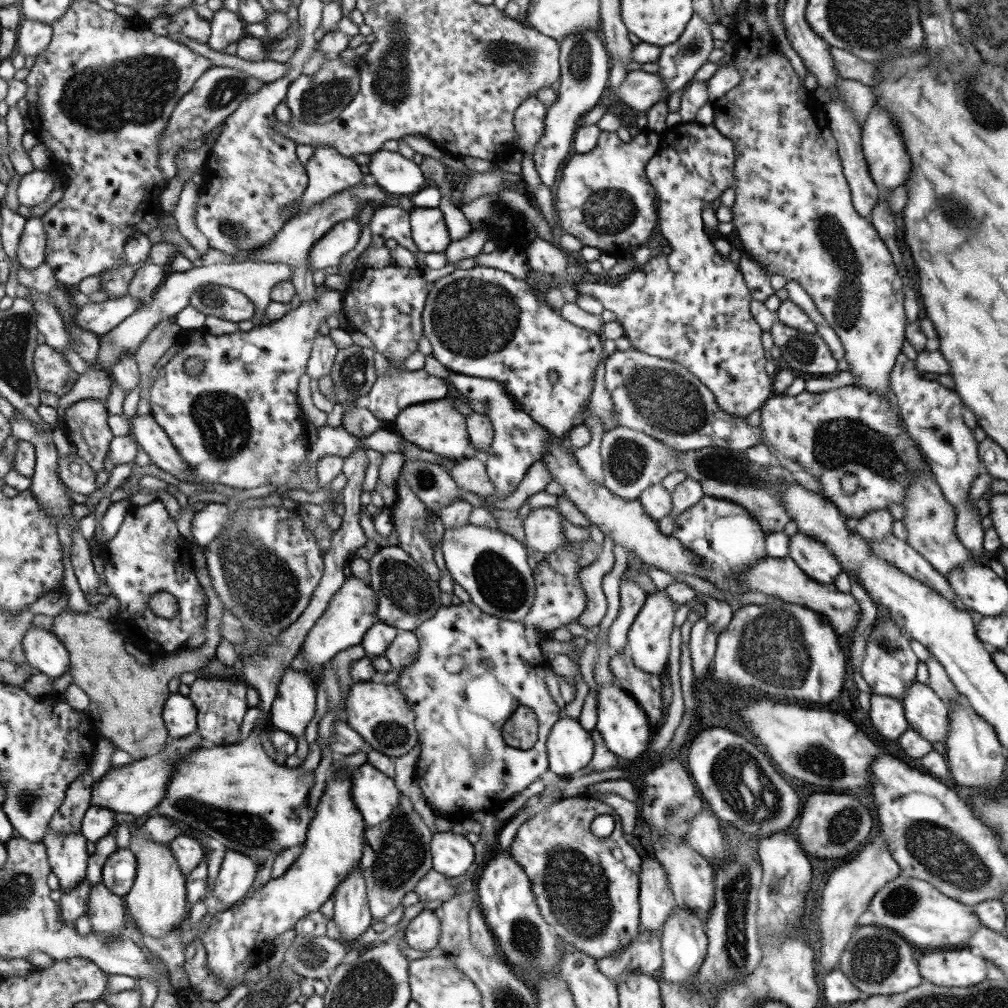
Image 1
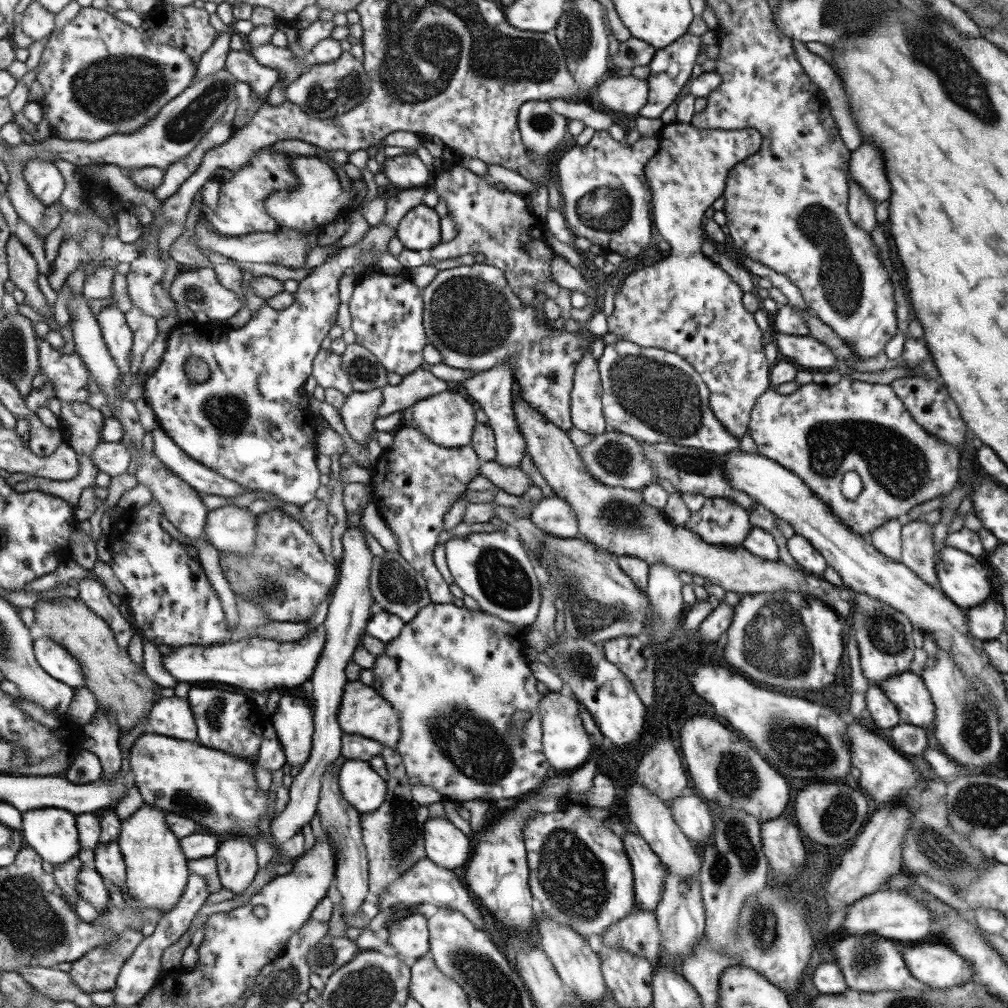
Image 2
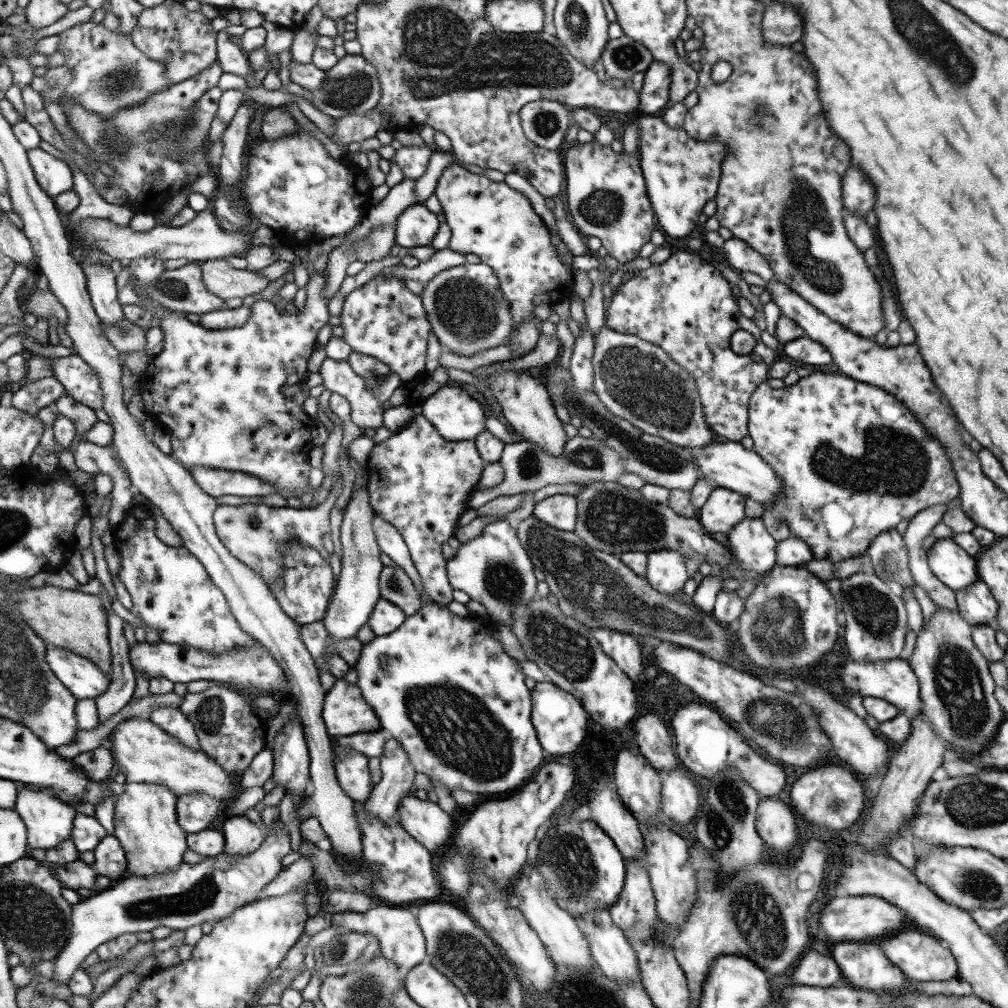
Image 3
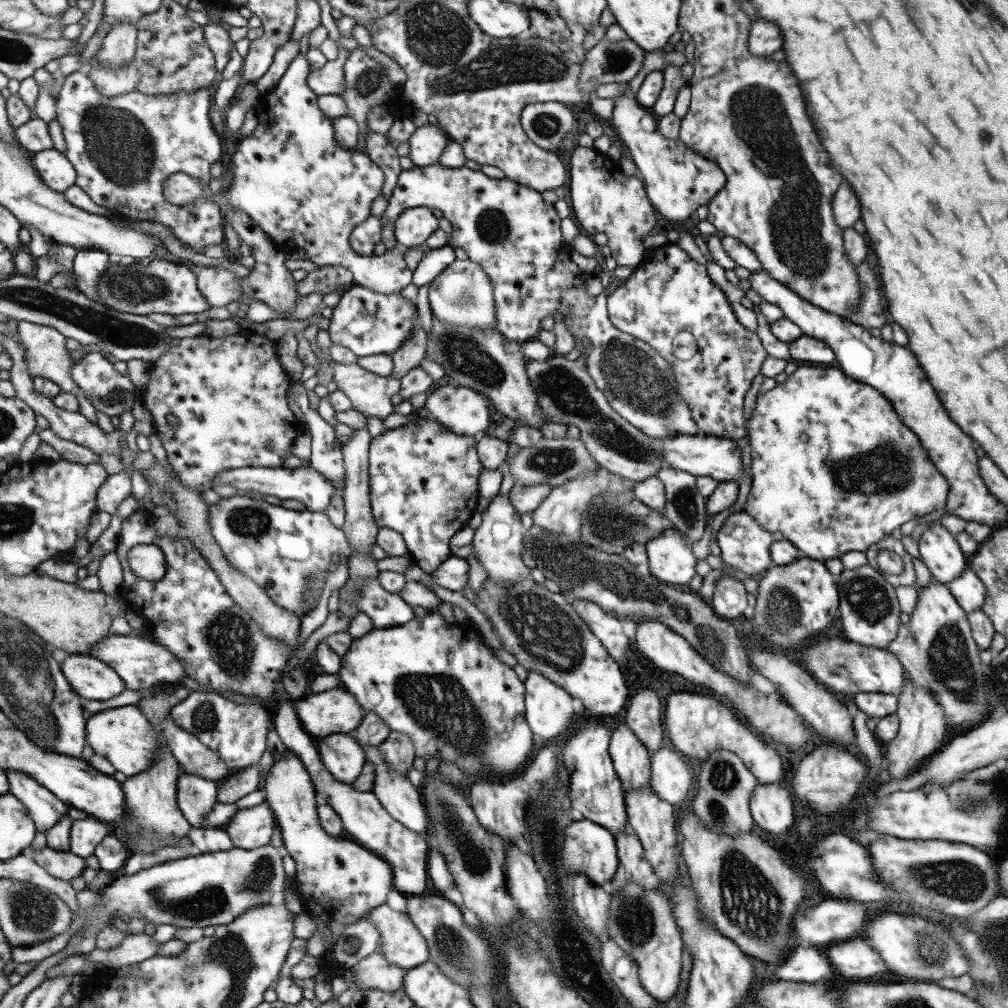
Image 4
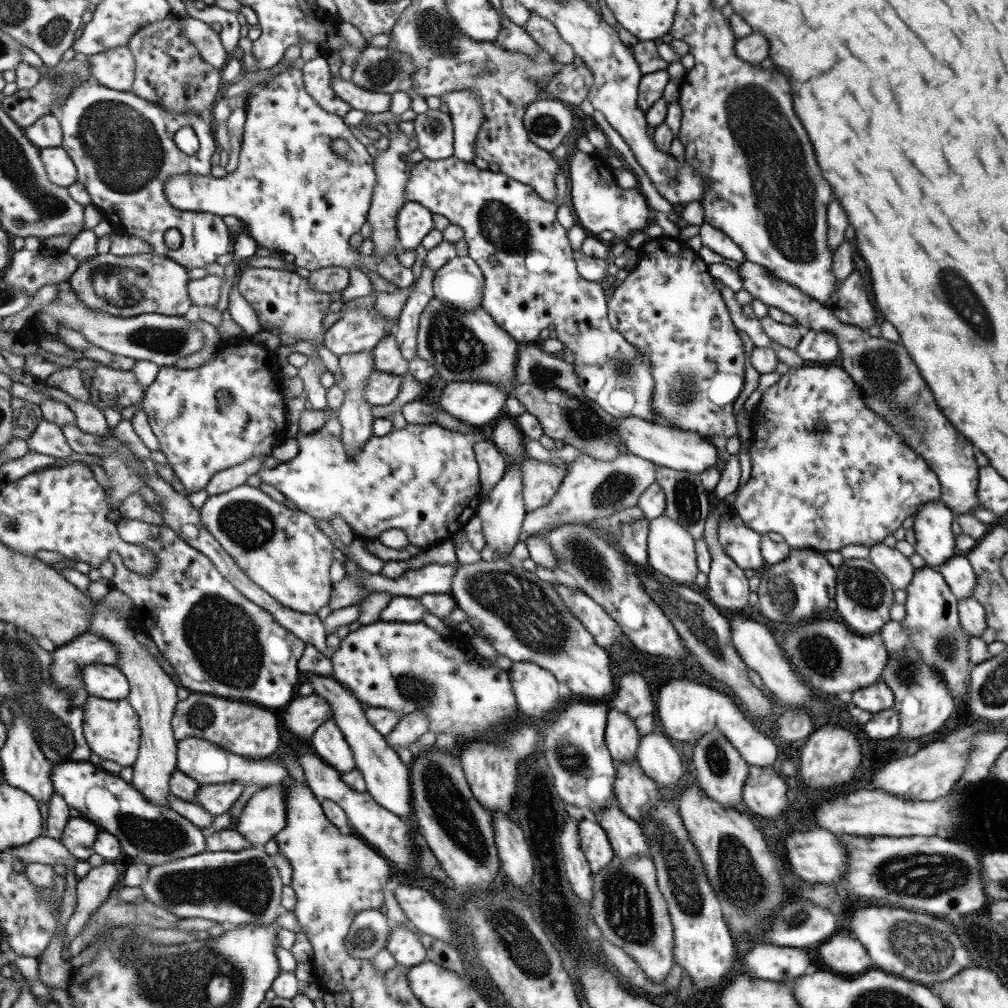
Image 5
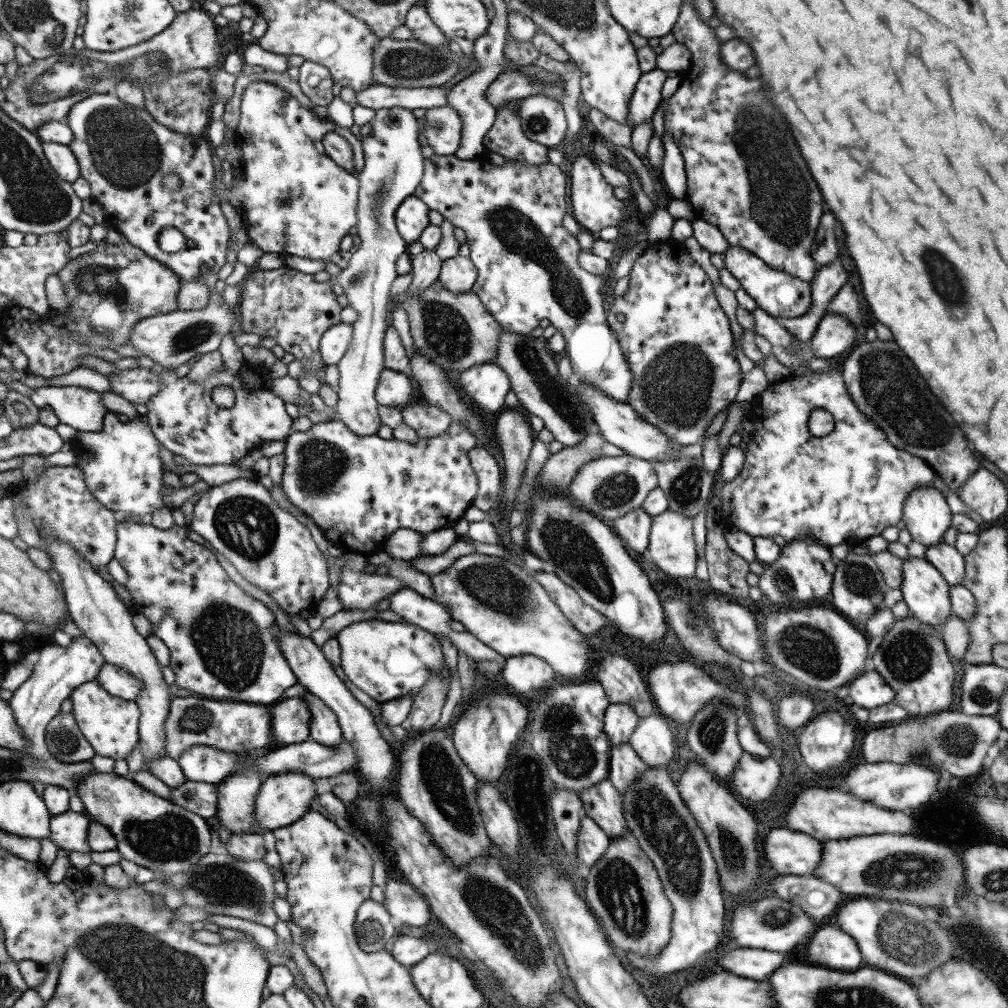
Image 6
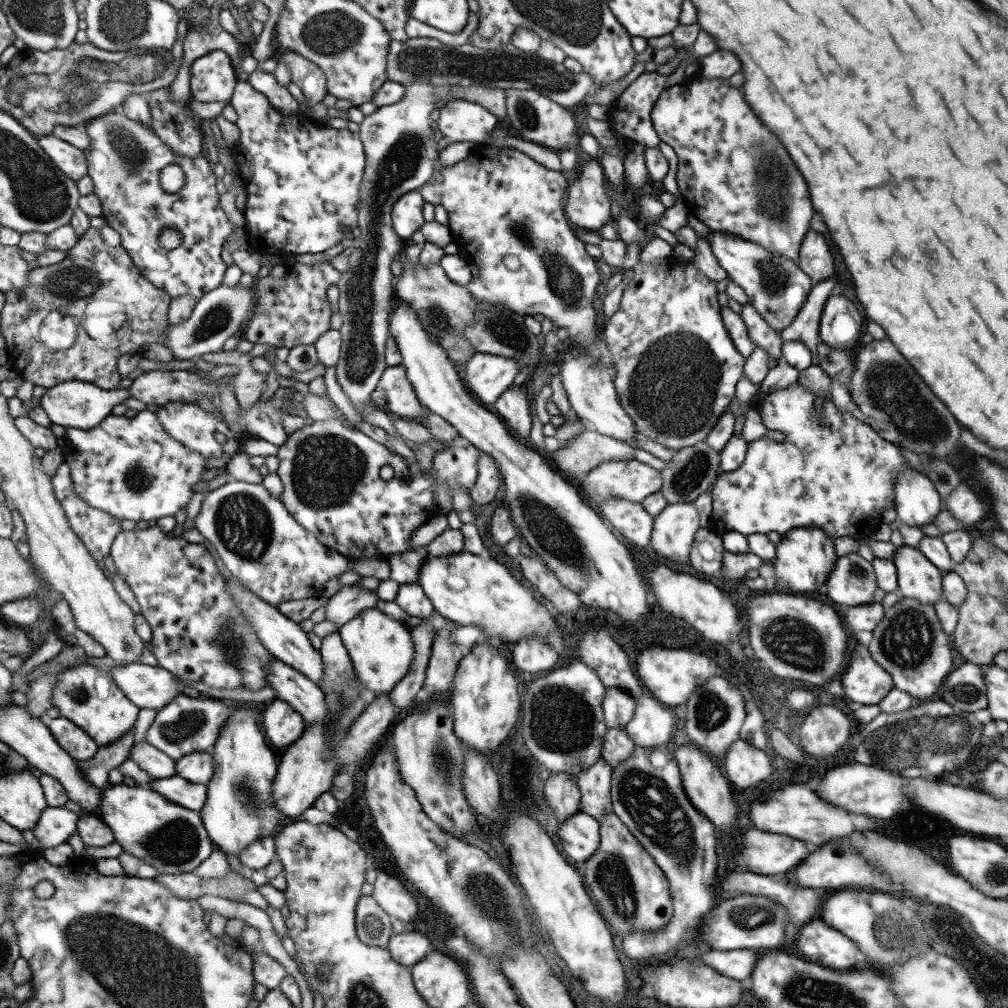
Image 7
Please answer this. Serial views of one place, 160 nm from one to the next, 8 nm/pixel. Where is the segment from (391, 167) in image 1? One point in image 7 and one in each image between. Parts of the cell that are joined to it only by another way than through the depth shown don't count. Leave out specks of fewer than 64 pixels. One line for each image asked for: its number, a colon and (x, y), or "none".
2: (404, 171)
3: (412, 160)
4: (426, 143)
5: (433, 128)
6: (442, 127)
7: (460, 121)

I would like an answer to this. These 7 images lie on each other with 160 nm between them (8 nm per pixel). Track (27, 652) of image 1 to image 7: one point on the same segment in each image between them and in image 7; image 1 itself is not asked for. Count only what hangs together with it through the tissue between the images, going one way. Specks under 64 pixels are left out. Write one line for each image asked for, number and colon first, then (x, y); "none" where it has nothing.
2: (53, 659)
3: (82, 679)
4: (91, 679)
5: (106, 682)
6: (115, 681)
7: (146, 686)

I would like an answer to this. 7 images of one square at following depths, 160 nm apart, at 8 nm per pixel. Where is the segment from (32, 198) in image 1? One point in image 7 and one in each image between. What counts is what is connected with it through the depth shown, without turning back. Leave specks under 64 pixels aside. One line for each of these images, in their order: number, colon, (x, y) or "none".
2: (45, 182)
3: (53, 175)
4: (54, 169)
5: (60, 170)
6: (59, 156)
7: (69, 160)

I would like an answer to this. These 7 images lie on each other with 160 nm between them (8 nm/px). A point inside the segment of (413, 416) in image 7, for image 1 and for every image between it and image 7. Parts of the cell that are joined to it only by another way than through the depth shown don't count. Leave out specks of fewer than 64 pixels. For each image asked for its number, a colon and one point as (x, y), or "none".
1: (321, 356)
2: (326, 370)
3: (366, 411)
4: (370, 394)
5: (381, 388)
6: (393, 389)

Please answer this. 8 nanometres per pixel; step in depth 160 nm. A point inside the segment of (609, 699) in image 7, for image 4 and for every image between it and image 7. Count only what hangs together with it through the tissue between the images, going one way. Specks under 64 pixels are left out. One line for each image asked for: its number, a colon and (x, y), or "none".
4: (630, 759)
5: (621, 737)
6: (619, 720)

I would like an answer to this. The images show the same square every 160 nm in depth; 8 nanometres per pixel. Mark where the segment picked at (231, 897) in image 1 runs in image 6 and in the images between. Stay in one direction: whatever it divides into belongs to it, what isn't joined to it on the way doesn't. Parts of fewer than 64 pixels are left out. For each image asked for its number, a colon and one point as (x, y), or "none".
2: (235, 861)
3: (241, 836)
4: (249, 828)
5: (263, 815)
6: (282, 798)

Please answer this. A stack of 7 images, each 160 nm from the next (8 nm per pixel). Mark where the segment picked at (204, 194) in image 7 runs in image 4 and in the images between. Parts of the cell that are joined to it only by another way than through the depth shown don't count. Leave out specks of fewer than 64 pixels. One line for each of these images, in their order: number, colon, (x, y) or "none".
4: (123, 147)
5: (122, 146)
6: (123, 153)

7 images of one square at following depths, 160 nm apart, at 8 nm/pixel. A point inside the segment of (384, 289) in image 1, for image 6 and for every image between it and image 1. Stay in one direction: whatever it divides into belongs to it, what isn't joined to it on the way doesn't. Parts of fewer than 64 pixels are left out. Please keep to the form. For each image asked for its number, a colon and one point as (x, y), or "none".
2: (386, 312)
3: (382, 319)
4: (364, 322)
5: (358, 330)
6: (334, 341)

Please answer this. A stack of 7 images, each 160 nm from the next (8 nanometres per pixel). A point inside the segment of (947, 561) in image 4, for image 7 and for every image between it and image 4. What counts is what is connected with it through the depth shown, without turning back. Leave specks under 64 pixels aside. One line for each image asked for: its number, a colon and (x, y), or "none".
5: (934, 542)
6: (925, 514)
7: (915, 501)

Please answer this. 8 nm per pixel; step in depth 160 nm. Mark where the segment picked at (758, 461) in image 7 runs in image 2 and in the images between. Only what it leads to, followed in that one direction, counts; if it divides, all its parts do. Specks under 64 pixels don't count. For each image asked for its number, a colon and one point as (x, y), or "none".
2: (819, 432)
3: (853, 462)
4: (832, 468)
5: (853, 483)
6: (851, 483)

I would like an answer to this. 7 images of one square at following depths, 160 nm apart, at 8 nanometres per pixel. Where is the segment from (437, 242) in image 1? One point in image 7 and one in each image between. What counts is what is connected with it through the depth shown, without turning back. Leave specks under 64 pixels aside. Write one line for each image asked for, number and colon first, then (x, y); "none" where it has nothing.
2: (419, 229)
3: (415, 227)
4: (413, 226)
5: (413, 221)
6: (411, 216)
7: (406, 216)

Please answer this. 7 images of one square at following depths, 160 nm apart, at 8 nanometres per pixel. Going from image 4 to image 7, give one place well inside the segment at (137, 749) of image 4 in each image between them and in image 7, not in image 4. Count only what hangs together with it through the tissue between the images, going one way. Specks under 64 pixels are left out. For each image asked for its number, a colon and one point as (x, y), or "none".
5: (110, 728)
6: (109, 724)
7: (85, 695)

